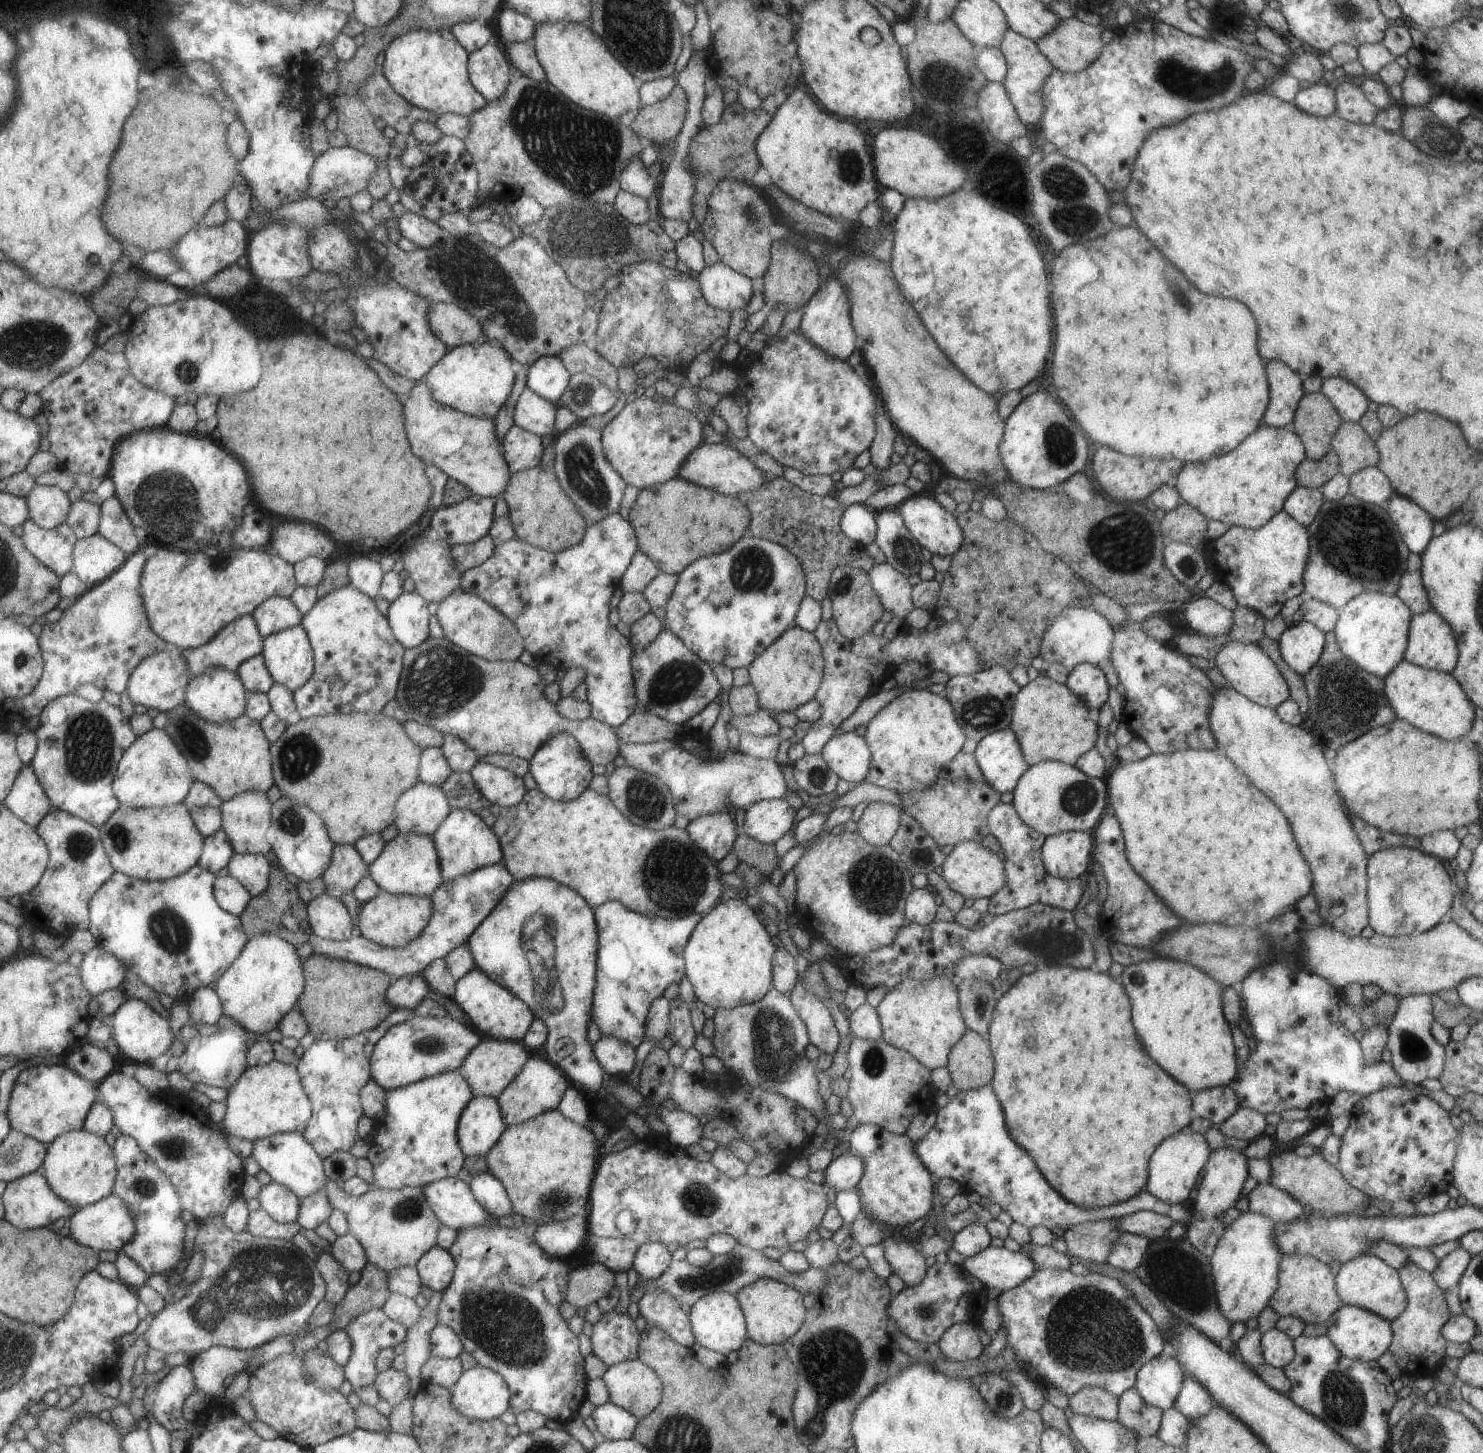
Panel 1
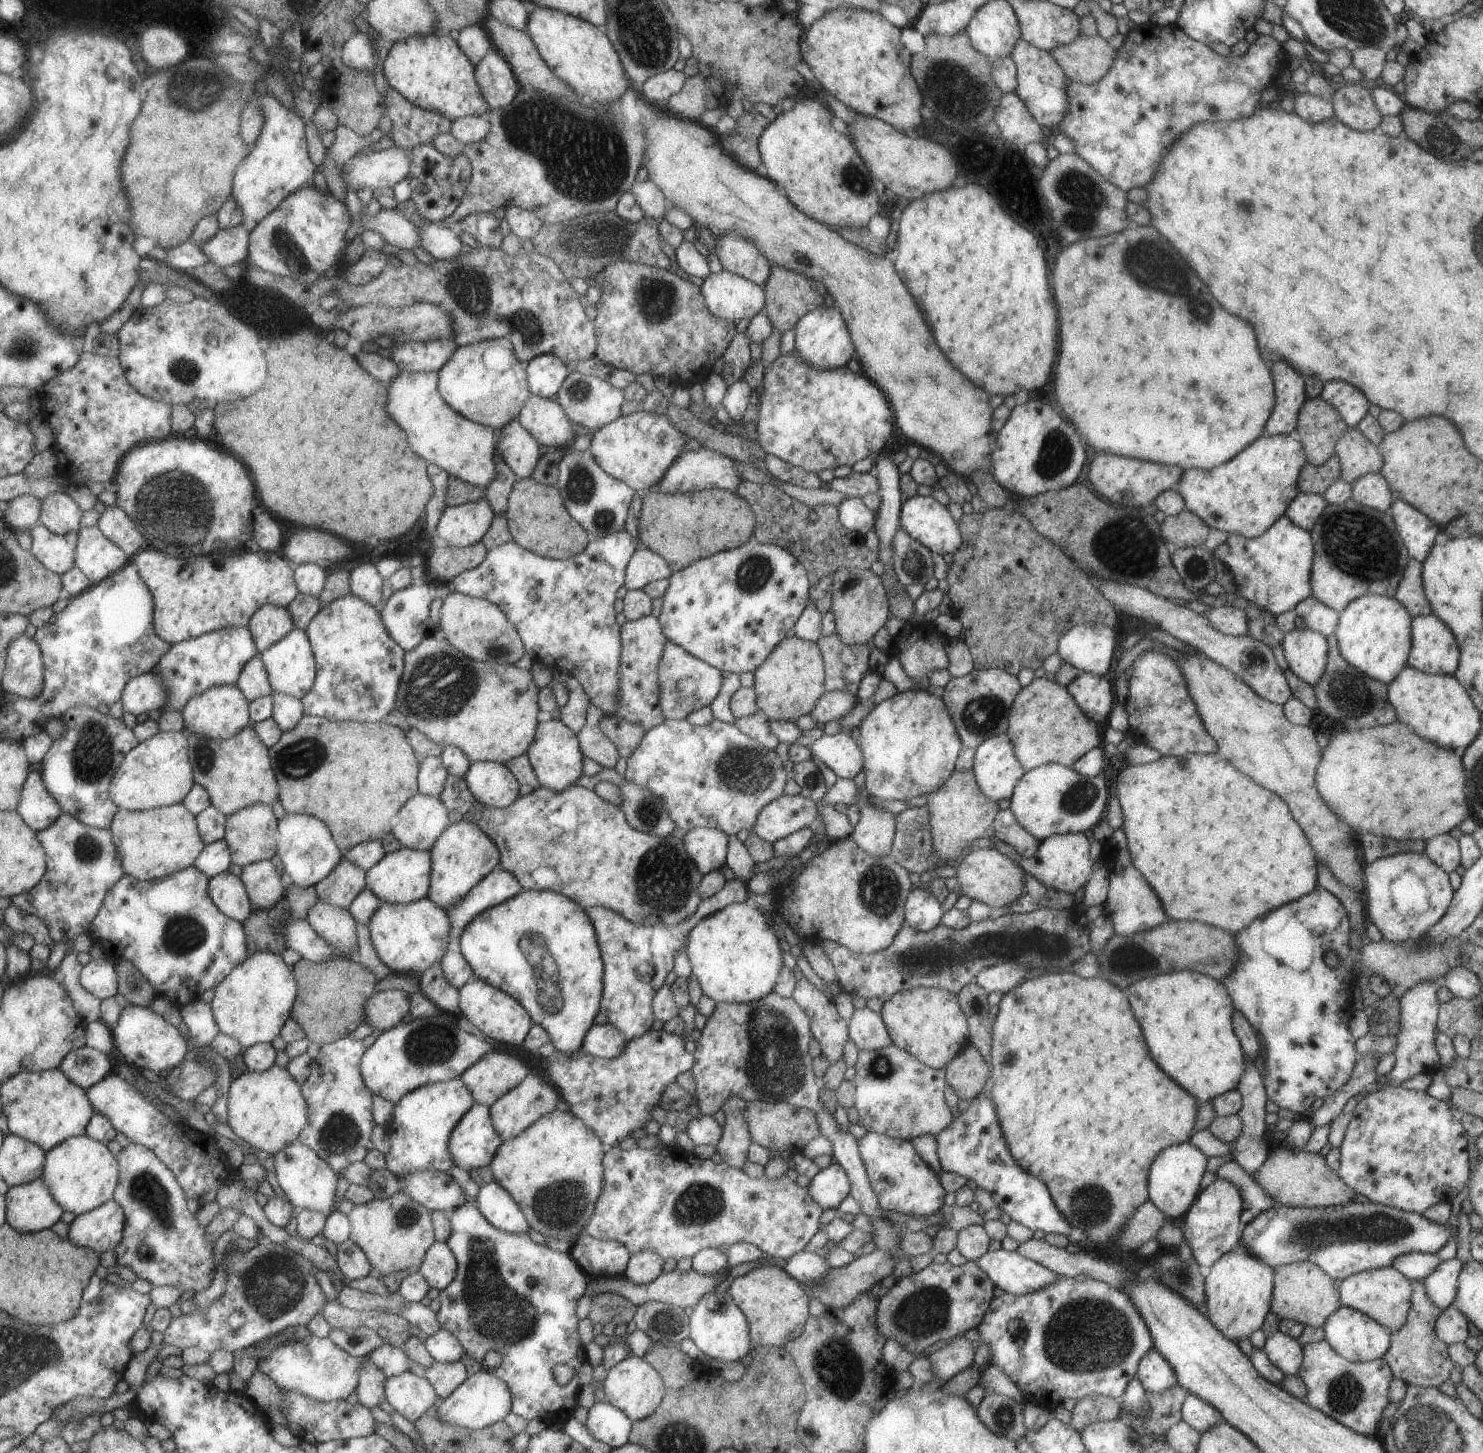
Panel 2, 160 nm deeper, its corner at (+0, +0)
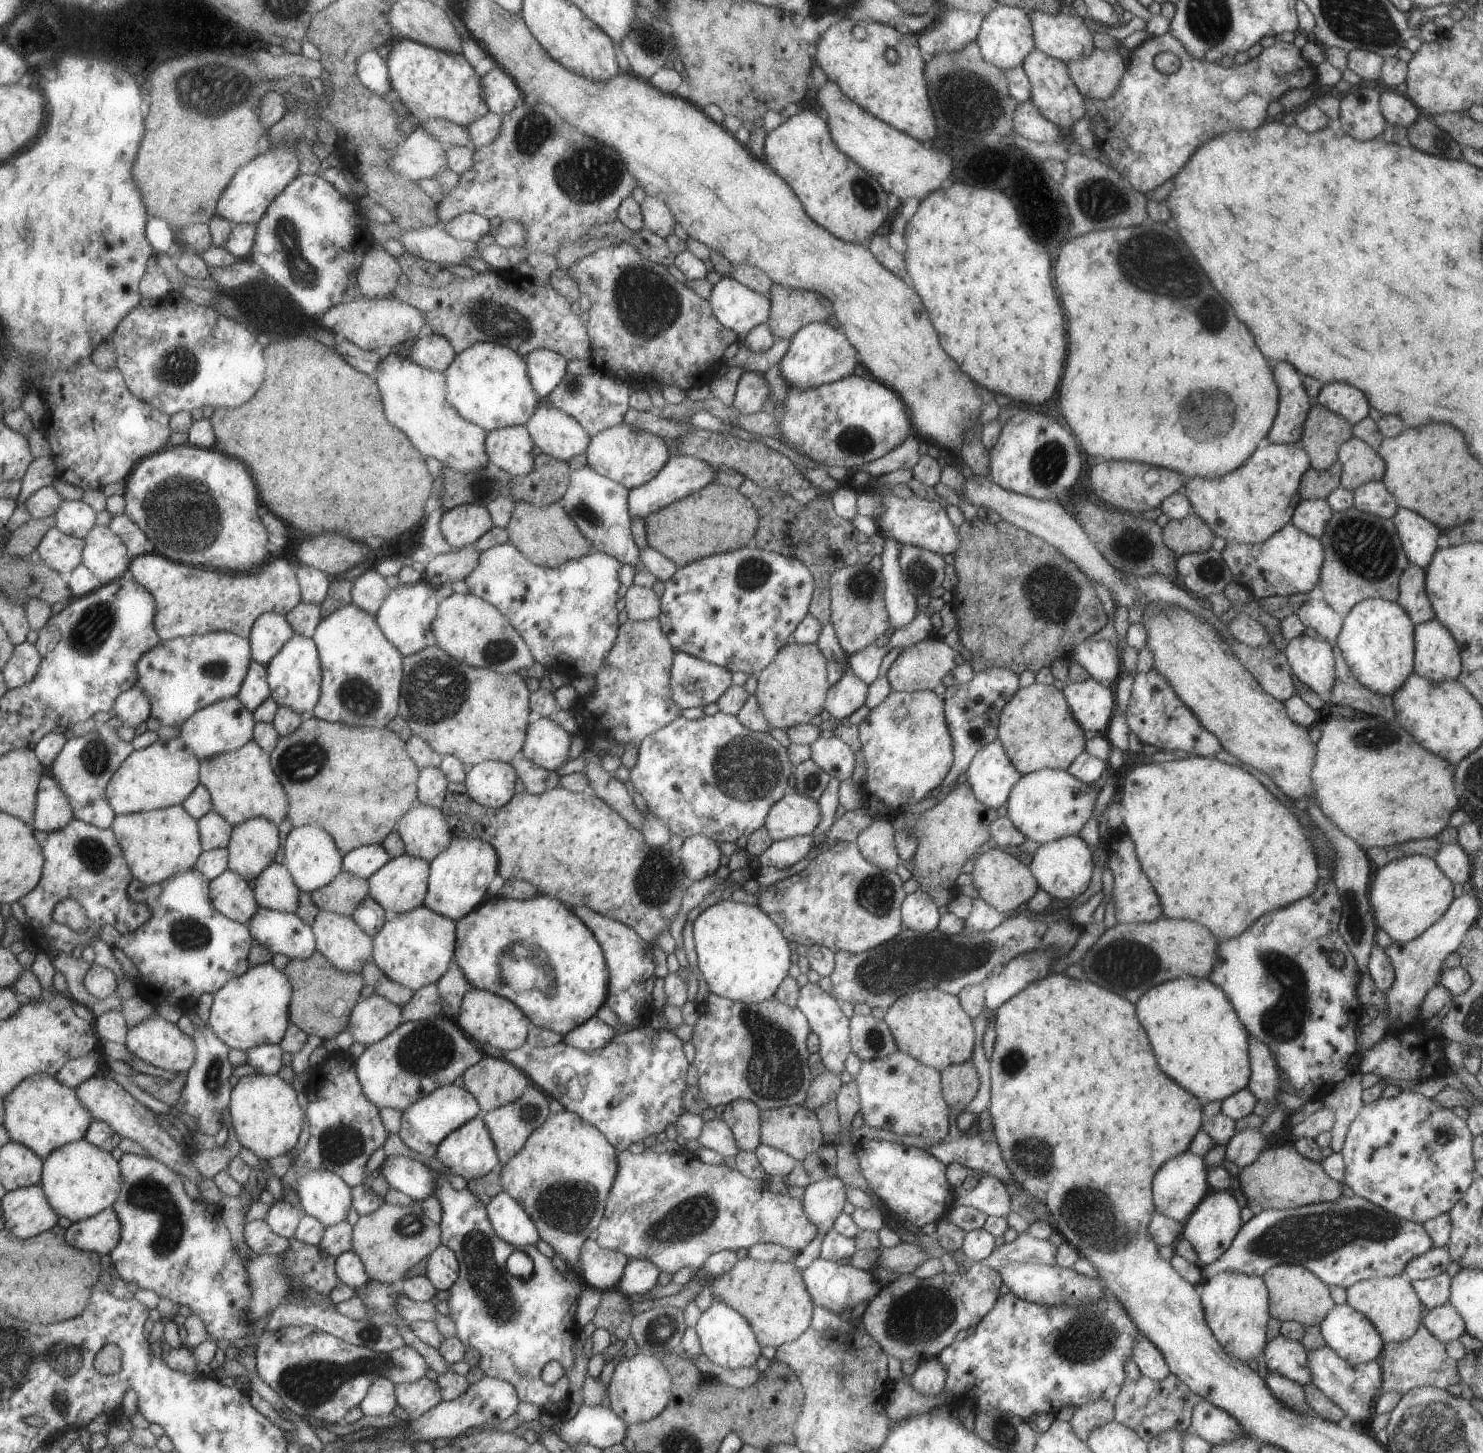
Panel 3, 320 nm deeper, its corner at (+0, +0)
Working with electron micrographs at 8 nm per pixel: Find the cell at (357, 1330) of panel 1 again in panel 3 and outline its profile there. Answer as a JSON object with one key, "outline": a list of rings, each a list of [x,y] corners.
{"outline":[[[376,1378],[368,1388],[367,1394],[358,1404],[365,1416],[389,1416],[397,1406],[395,1385],[386,1378]]]}

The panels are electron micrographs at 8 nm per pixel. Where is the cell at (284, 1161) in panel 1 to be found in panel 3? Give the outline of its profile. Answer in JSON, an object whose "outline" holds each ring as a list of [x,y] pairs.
{"outline":[[[320,1170],[297,1176],[294,1190],[305,1214],[316,1218],[325,1229],[345,1220],[352,1198],[341,1177]]]}

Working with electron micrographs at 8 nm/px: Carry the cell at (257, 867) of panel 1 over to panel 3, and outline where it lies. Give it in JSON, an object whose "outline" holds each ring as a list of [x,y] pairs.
{"outline":[[[275,862],[256,876],[252,890],[258,906],[282,913],[297,910],[300,892],[285,865]]]}

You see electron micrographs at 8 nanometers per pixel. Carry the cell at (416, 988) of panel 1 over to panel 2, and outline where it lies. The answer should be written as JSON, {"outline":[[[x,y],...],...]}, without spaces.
{"outline":[[[398,989],[373,993],[364,1002],[365,1023],[377,1034],[397,1025],[409,1016],[408,994]]]}

